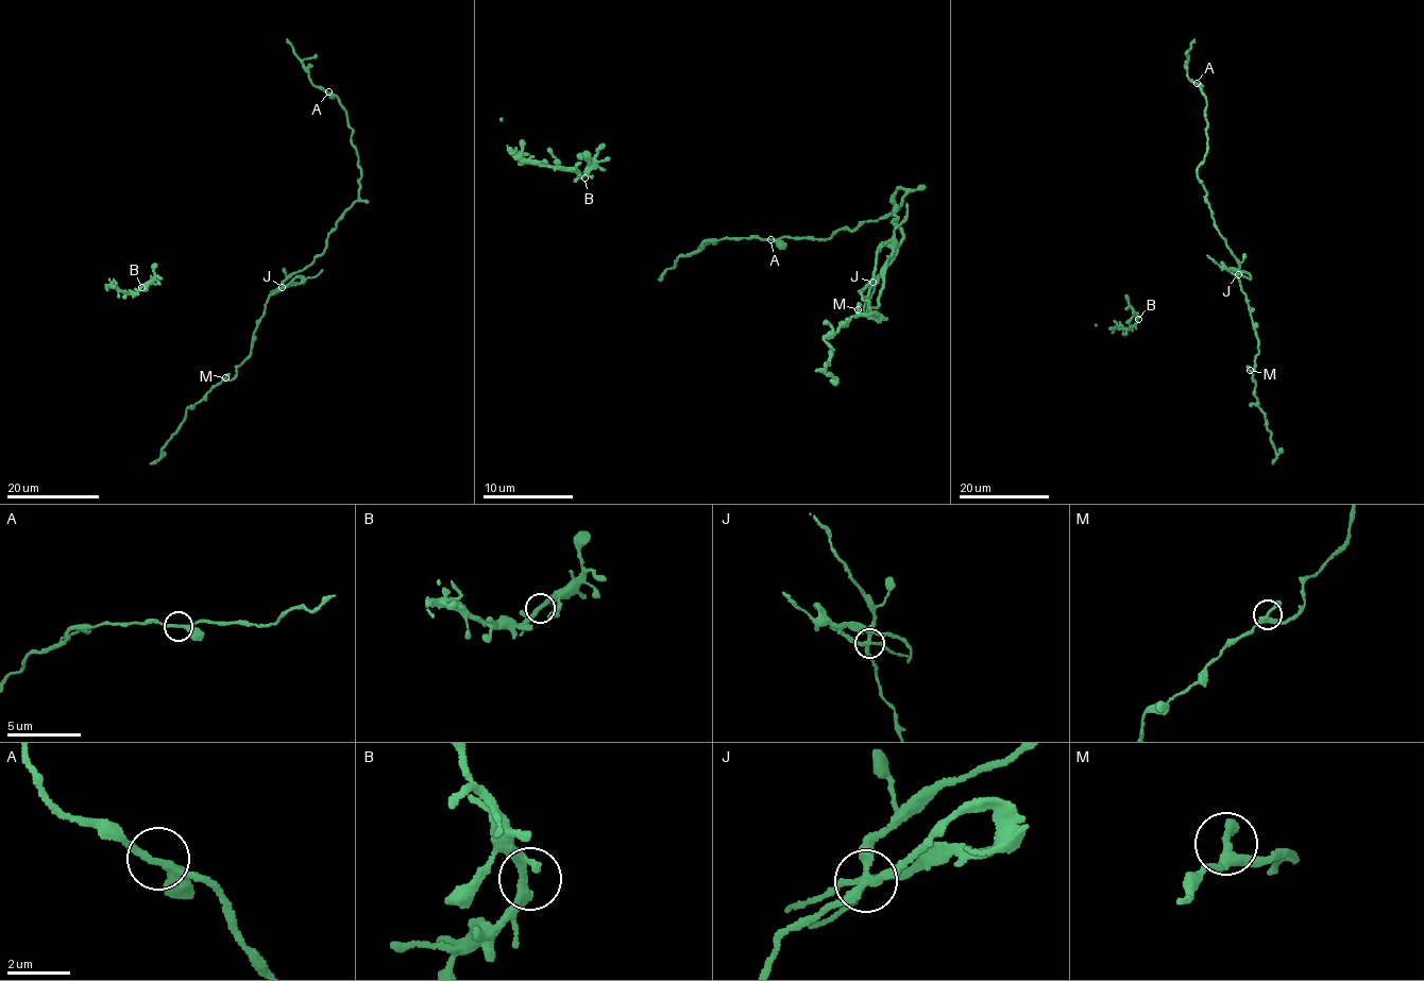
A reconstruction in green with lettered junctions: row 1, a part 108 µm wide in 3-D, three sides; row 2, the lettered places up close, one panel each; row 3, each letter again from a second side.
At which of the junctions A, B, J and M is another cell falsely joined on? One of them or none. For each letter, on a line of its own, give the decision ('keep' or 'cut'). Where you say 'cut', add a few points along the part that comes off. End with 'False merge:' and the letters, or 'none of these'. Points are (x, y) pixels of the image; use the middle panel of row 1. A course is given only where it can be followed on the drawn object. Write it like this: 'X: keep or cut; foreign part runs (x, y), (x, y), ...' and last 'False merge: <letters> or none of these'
A: keep
B: keep
J: cut; foreign part runs (874, 282), (876, 259), (885, 244), (893, 250), (885, 267), (880, 299), (875, 308), (870, 307)
M: keep
False merge: J

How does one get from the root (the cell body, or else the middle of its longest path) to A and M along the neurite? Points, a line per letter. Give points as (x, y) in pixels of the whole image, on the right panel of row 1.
A: (1241, 286), (1239, 266), (1214, 223), (1197, 174), (1197, 167), (1206, 152), (1207, 135), (1206, 97), (1197, 83)
M: (1241, 286), (1258, 343), (1254, 370), (1250, 370)

